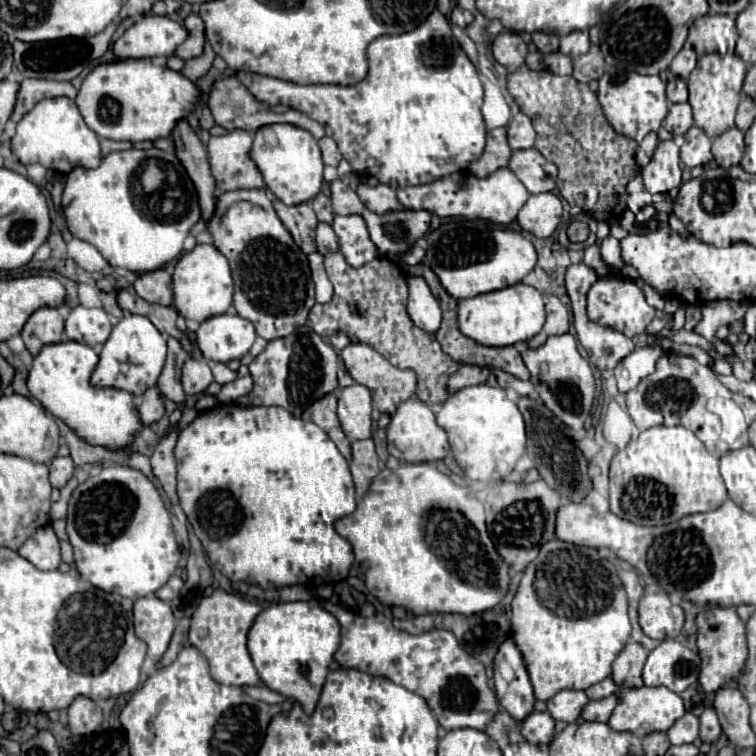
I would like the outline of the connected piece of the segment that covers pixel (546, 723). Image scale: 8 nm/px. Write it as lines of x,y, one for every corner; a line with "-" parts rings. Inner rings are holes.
533,711
521,721
521,735
531,745
549,743
553,739
553,731
555,731
555,721
553,721
553,717
549,717
547,711
543,711
543,713

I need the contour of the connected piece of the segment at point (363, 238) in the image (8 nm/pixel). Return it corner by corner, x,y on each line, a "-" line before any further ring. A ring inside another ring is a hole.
335,215
333,229
339,237
339,251
345,255
349,265
361,267
379,255
361,215

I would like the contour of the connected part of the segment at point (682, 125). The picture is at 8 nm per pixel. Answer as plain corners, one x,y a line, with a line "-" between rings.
681,103
681,105
671,105
669,115
665,117
665,129
673,135
683,135
687,133
687,129
693,125
693,117
691,117
691,105
689,103

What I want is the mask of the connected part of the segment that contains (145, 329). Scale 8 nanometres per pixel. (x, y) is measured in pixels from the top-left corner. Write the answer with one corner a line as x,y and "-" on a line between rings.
127,313
113,327
109,339
105,341
99,353
99,363
91,375
91,385
123,389
133,393
135,397
141,397
147,389
157,385
157,379
165,365
165,355
167,355
167,343
163,335
155,329
155,325
143,315

